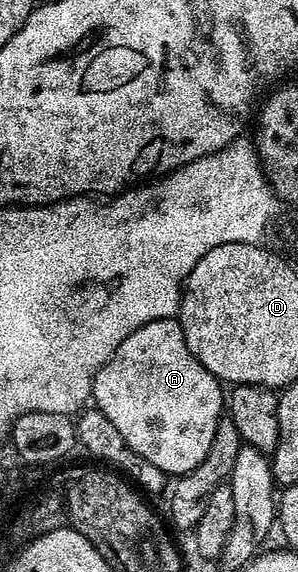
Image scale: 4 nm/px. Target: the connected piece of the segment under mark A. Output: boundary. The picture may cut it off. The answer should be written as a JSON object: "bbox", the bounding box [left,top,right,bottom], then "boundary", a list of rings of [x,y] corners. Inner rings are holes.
{"bbox":[92,318,227,476],"boundary":[[[160,318],[143,324],[117,345],[117,351],[95,376],[92,401],[96,409],[101,410],[115,428],[119,428],[119,436],[123,436],[139,456],[151,460],[151,464],[166,476],[180,476],[189,474],[201,463],[203,456],[207,456],[207,448],[211,448],[211,440],[215,440],[217,422],[227,406],[226,395],[221,395],[221,390],[222,383],[214,374],[207,372],[207,368],[203,368],[187,348],[180,321],[177,318]]]}

